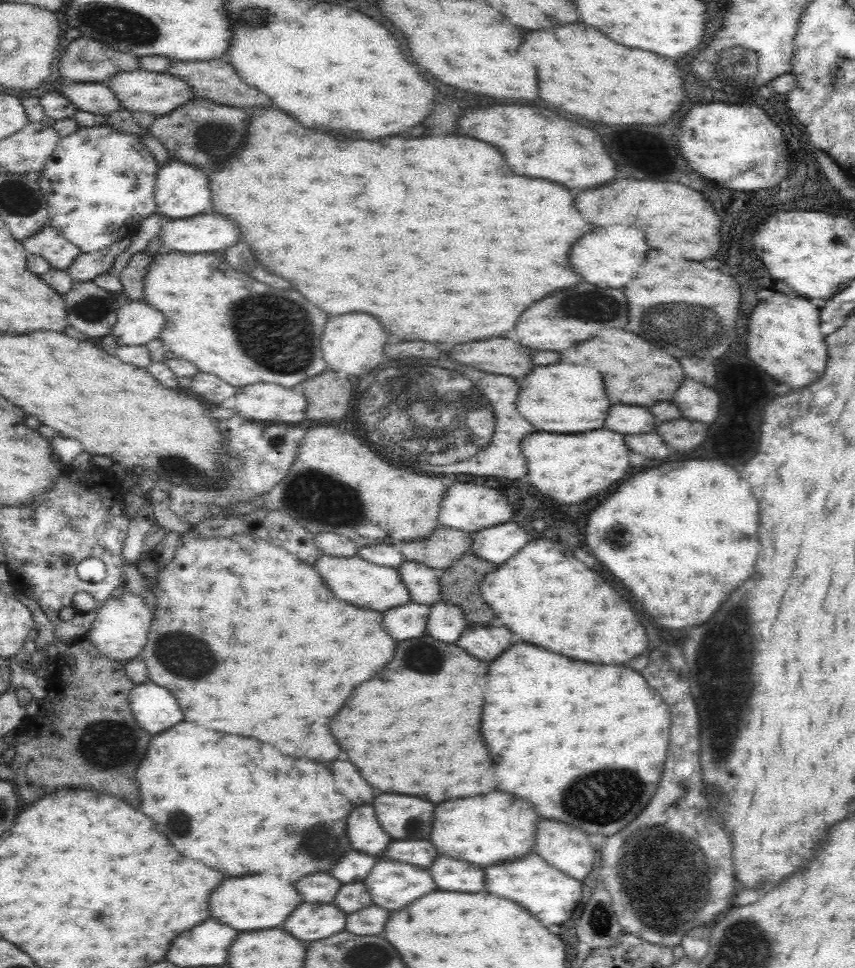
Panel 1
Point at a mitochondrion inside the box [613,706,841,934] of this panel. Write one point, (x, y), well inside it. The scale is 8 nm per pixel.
(721, 742)

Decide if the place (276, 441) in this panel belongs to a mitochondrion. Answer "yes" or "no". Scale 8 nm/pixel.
no

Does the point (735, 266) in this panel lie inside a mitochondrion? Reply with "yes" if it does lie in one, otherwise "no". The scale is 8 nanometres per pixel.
no

